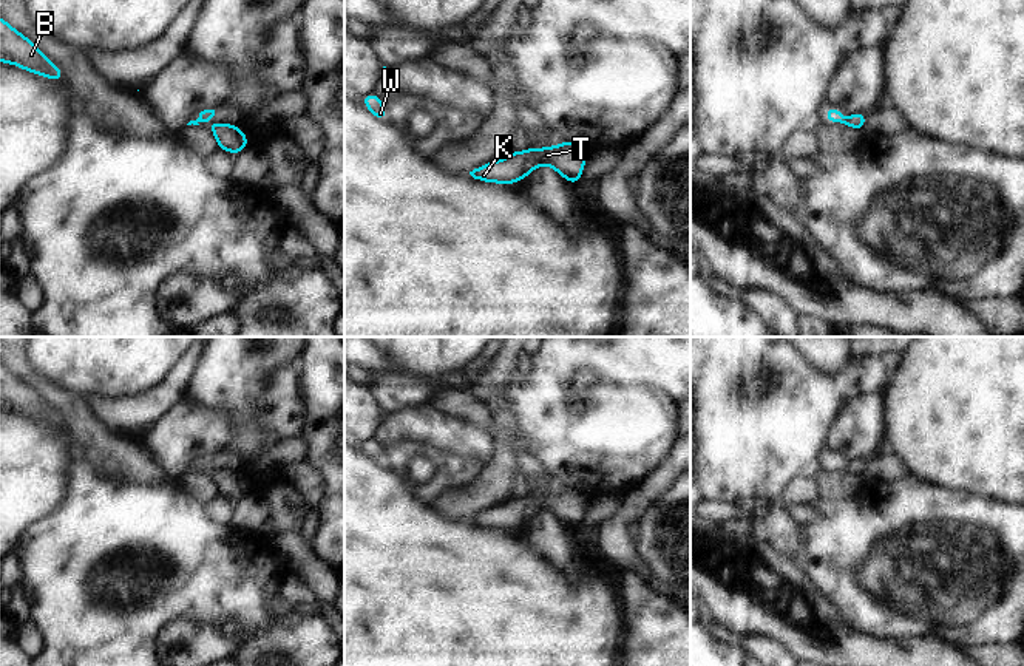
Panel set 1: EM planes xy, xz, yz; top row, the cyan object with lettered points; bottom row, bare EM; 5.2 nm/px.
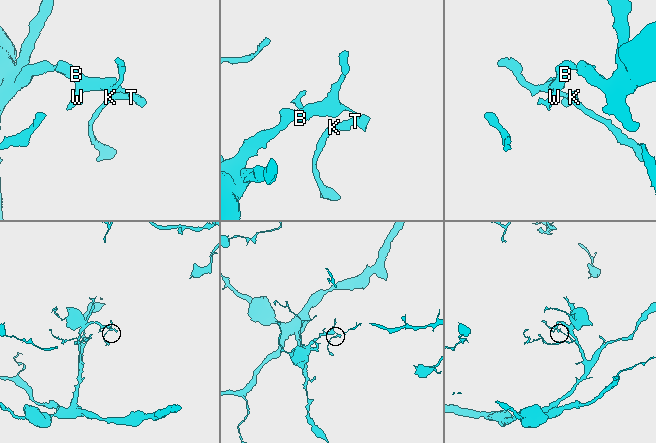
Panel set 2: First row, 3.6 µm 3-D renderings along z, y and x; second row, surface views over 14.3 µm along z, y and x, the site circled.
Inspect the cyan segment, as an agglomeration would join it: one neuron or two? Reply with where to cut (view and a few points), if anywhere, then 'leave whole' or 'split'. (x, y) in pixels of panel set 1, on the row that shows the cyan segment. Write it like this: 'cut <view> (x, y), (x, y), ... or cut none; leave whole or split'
cut yz (847, 121), (844, 124); split

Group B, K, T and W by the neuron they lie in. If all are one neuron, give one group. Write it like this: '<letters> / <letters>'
B W / K T

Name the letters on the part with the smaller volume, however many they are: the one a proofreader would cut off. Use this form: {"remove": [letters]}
{"remove": ["K", "T"]}

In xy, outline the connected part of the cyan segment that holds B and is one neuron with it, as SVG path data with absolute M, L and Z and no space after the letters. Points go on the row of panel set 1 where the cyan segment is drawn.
M0 17L0 62L15 65L31 74L62 82L62 68L53 63L25 34Z

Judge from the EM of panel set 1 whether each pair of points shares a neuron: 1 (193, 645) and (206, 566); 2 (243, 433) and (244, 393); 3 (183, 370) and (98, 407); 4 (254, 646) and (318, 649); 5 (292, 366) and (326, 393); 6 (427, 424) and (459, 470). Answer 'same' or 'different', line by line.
1: different
2: same
3: same
4: same
5: different
6: different

